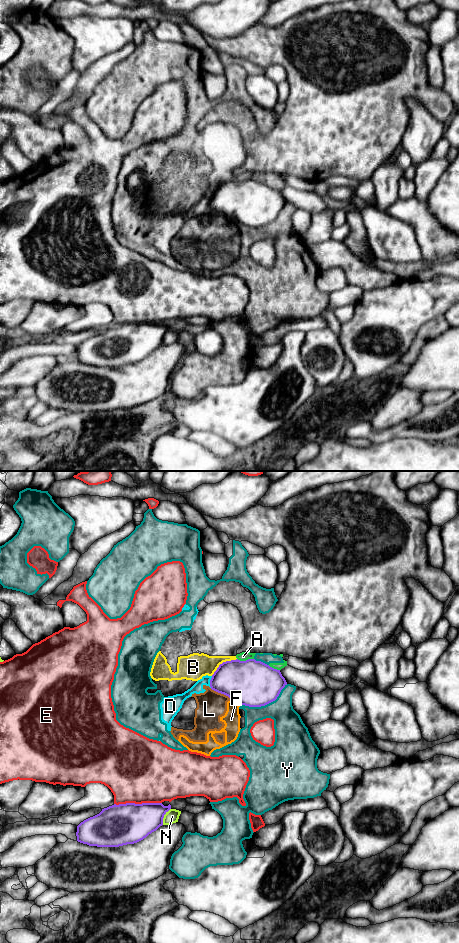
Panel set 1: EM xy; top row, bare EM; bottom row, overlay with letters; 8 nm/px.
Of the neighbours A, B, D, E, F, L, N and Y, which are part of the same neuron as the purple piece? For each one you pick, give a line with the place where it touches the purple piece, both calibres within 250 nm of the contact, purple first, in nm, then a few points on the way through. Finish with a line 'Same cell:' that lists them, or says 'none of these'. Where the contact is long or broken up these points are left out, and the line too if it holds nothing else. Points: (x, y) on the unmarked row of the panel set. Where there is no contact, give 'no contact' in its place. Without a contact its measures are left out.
Same cell: none of these

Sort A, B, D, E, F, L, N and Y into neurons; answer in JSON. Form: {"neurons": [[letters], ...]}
{"neurons": [["A", "B", "D", "F", "L", "Y"], ["E"], ["N"]]}

